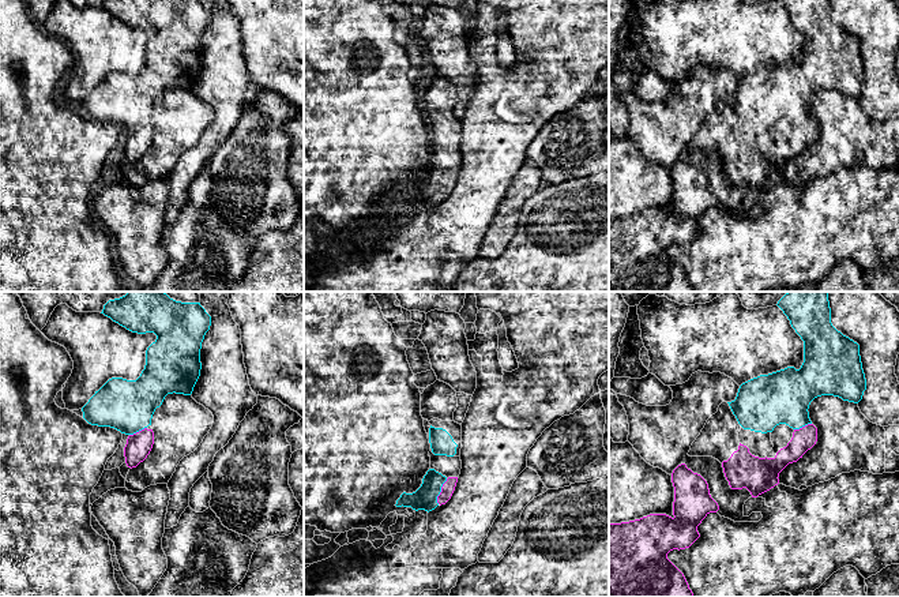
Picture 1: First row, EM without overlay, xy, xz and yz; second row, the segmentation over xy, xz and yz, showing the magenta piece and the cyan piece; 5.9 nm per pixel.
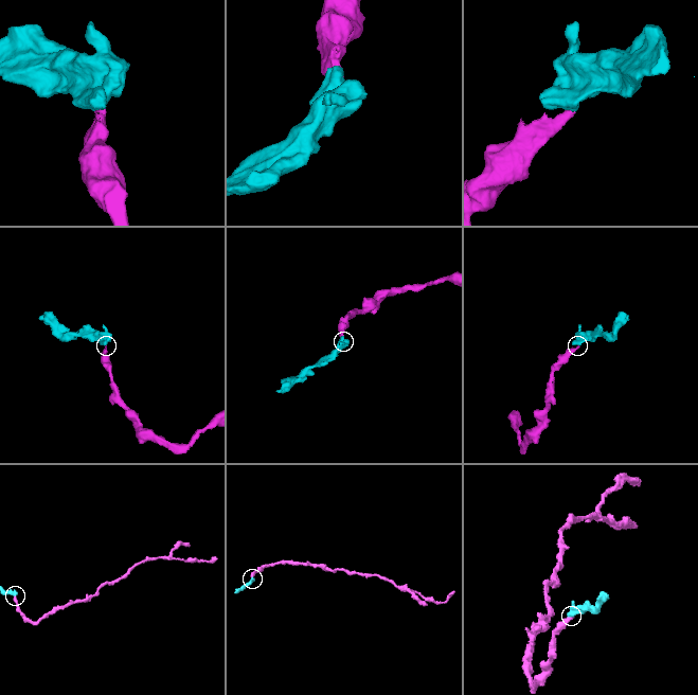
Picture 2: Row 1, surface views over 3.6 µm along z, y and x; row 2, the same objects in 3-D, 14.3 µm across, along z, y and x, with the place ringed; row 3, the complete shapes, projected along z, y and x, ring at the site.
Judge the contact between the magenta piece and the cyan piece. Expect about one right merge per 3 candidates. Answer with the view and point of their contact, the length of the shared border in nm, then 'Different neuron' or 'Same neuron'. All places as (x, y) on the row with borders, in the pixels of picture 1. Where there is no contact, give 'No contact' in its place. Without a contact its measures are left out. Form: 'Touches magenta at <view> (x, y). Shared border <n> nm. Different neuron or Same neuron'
Touches magenta at xz (442, 491). Shared border 160 nm. Same neuron

